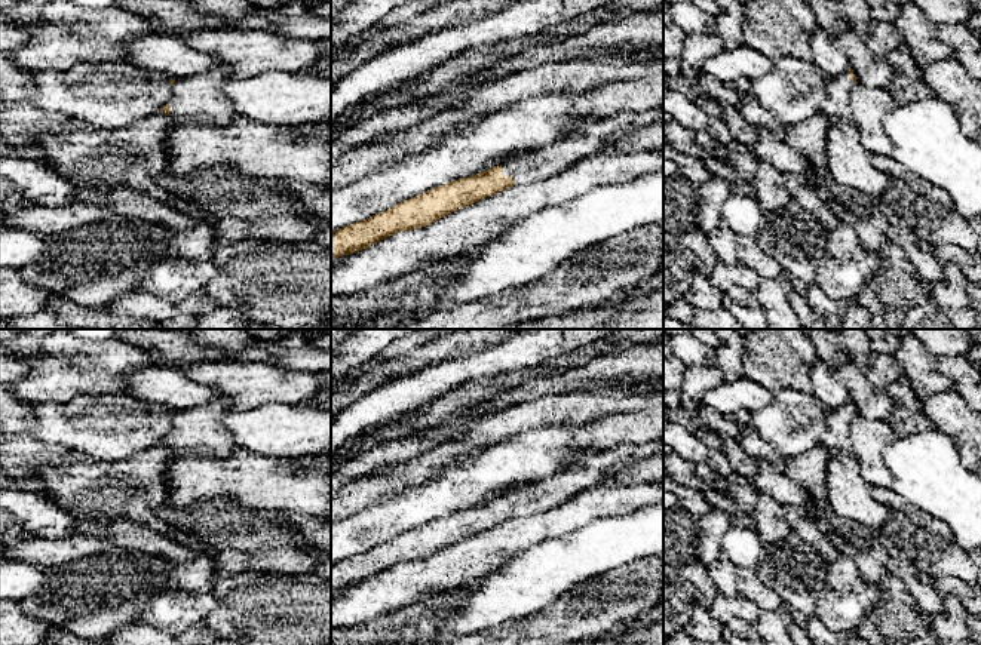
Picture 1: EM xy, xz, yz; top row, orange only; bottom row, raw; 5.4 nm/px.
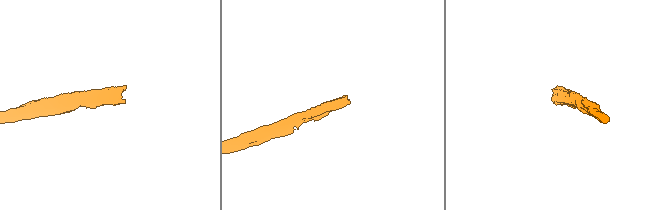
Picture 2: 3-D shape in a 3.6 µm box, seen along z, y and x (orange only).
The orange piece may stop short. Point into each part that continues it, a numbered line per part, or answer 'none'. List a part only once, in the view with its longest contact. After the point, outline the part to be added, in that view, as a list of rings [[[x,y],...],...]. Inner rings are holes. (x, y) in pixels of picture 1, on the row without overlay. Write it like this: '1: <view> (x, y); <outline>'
1: xz (530, 498); [[[663,439],[597,451],[552,477],[506,491],[502,495],[503,507],[512,509],[515,517],[554,509],[576,492],[583,491],[588,486],[600,485],[622,469],[629,467],[640,460],[646,460],[660,449],[663,449]]]

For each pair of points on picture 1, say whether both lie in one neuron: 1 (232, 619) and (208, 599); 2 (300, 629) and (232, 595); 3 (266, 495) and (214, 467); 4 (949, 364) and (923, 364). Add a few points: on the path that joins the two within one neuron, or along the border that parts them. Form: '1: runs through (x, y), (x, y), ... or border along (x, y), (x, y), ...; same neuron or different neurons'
1: border along (218, 577), (214, 583), (218, 604), (201, 622); different neurons
2: runs through (299, 607), (287, 595), (254, 595); same neuron
3: runs through (253, 482), (245, 478), (227, 478); same neuron
4: border along (934, 358), (934, 366), (950, 381), (952, 387); different neurons

